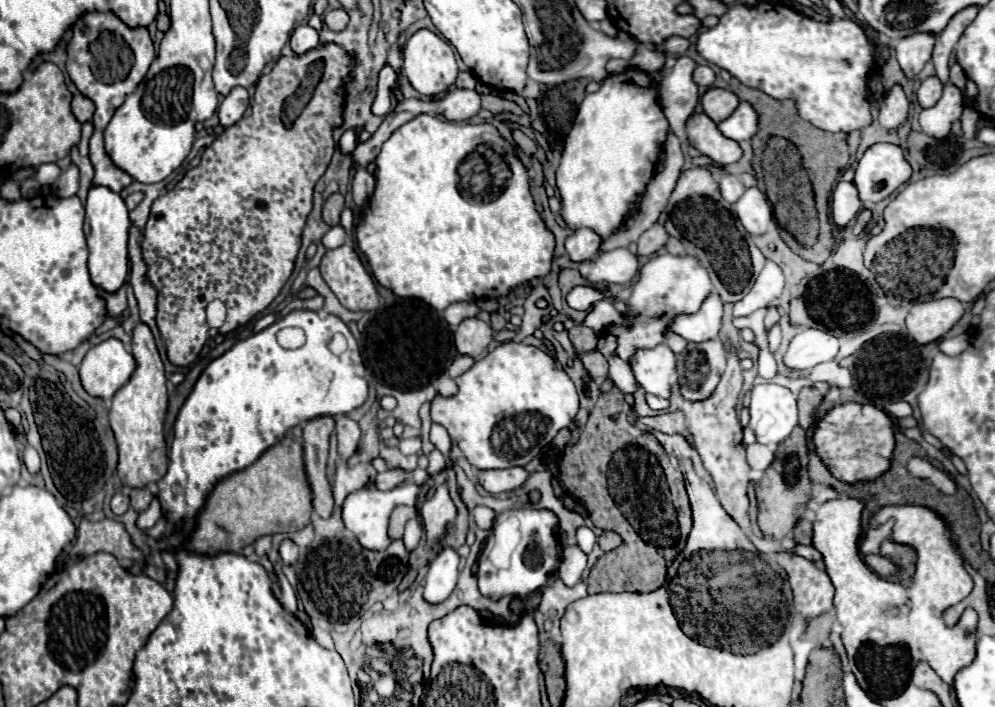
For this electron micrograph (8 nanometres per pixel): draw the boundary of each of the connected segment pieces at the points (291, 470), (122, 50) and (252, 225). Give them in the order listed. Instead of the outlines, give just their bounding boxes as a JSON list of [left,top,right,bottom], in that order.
[[186,436,314,554],[66,12,154,192],[142,44,350,364]]

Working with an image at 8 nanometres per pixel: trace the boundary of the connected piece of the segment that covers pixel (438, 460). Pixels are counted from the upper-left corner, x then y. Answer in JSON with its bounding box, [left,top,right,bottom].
[426,450,446,476]

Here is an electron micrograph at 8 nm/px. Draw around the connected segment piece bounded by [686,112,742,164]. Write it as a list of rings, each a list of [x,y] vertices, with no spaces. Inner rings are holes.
[[[704,112],[694,114],[688,124],[686,124],[686,134],[690,144],[700,150],[702,154],[710,156],[712,160],[720,164],[732,164],[736,162],[736,152],[738,160],[742,158],[742,148],[736,140],[730,140],[718,132],[716,122],[712,122]]]

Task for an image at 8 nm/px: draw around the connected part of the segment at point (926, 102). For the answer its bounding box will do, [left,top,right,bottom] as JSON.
[918,76,942,108]

